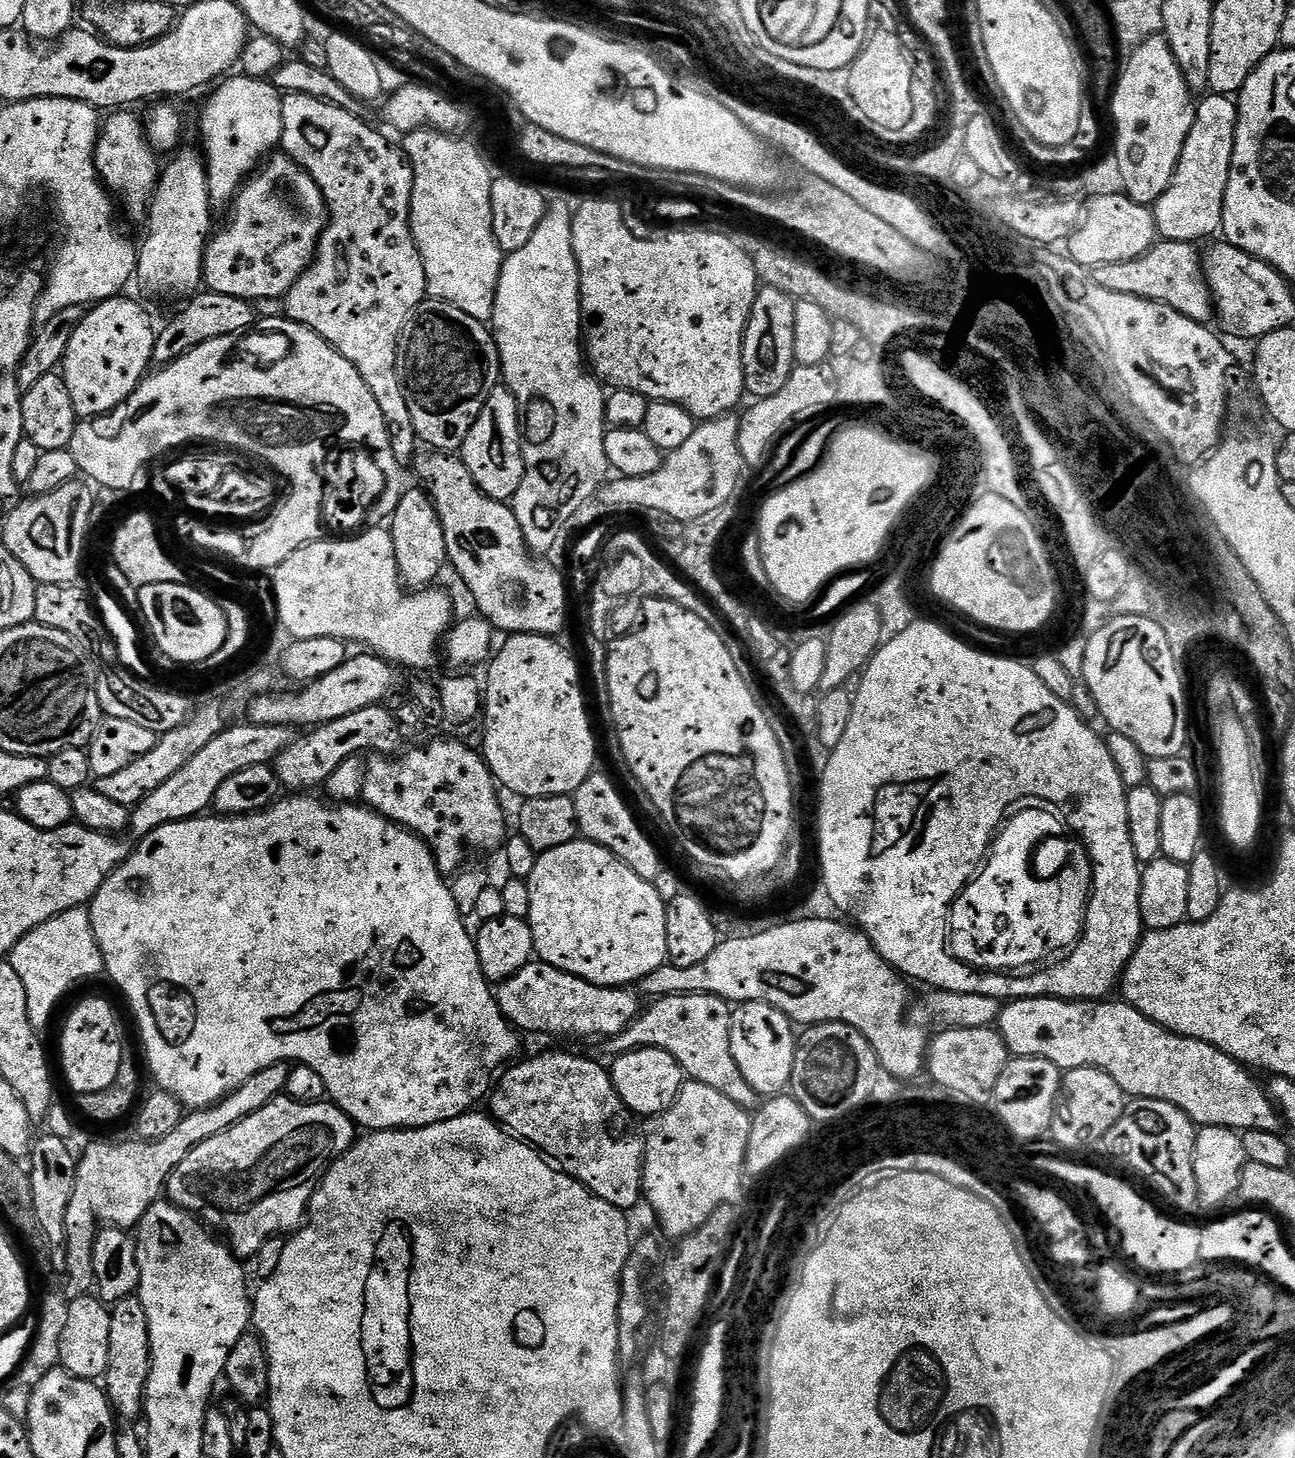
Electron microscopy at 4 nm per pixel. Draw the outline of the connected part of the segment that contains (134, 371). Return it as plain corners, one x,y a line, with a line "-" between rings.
127,295
113,296
110,300
101,300
91,305
80,319
80,325
72,332
67,346
64,348
62,375
64,388
68,391
68,401
76,411
77,417
95,418
112,412
130,398
132,391
144,379
149,371
152,350
155,344
152,320
144,313
144,308
136,300
127,300

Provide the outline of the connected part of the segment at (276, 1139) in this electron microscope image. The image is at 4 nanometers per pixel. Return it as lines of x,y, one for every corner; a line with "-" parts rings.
277,1098
230,1126
230,1130
214,1134
214,1138
206,1138
206,1142
194,1146
168,1176
166,1196
177,1208
199,1218
209,1229
225,1232
231,1251
237,1257
247,1258
255,1255
268,1239
283,1237
284,1232
295,1233
305,1223
318,1177
357,1139
357,1125
335,1104
300,1104
297,1100

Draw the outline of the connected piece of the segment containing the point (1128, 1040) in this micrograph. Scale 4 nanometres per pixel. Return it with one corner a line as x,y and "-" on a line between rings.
1039,996
1029,1000
1014,1000
1005,1003
1000,1010
998,1031
1004,1039
1005,1049
1013,1057
1033,1056
1042,1058
1061,1070
1070,1068
1097,1068
1110,1078
1129,1097
1141,1100
1161,1100
1180,1108
1197,1126
1231,1128
1241,1133
1260,1128
1264,1132
1276,1132
1278,1112
1267,1091
1256,1082
1245,1065
1232,1060
1201,1040
1178,1036
1155,1024
1123,1002
1089,1002
1086,1000
1055,1000
1053,996

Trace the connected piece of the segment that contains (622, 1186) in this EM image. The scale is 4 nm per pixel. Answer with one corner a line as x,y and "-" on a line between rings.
544,1052
541,1056
532,1056
529,1060
521,1062
517,1068
512,1068
496,1084
496,1089
492,1092
492,1109
490,1115
501,1128
507,1130
516,1139
524,1141
530,1147
536,1149
545,1160
551,1162
559,1171
565,1172
571,1180
577,1180
587,1192
612,1204
615,1208
629,1210
636,1203
642,1200
642,1140
639,1135
632,1133
632,1124
628,1108
621,1103
620,1096
616,1088
612,1085
612,1077
609,1069
600,1064
595,1064
592,1060
587,1060
584,1056
571,1056
568,1052

